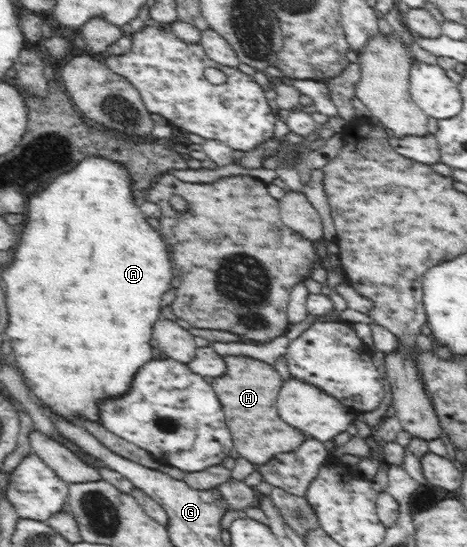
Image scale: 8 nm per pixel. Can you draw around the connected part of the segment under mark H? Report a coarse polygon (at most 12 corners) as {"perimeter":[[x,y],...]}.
{"perimeter":[[223,356],[207,381],[233,449],[266,464],[307,436],[278,414],[273,365]]}

